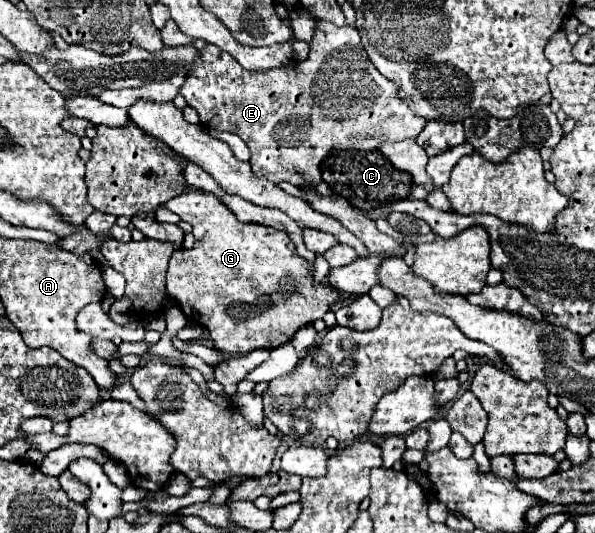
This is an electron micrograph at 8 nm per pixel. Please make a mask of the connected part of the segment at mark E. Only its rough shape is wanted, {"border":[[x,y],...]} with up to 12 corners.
{"border":[[355,26],[309,58],[245,70],[209,44],[179,94],[237,134],[255,174],[313,190],[371,138],[343,94]]}

